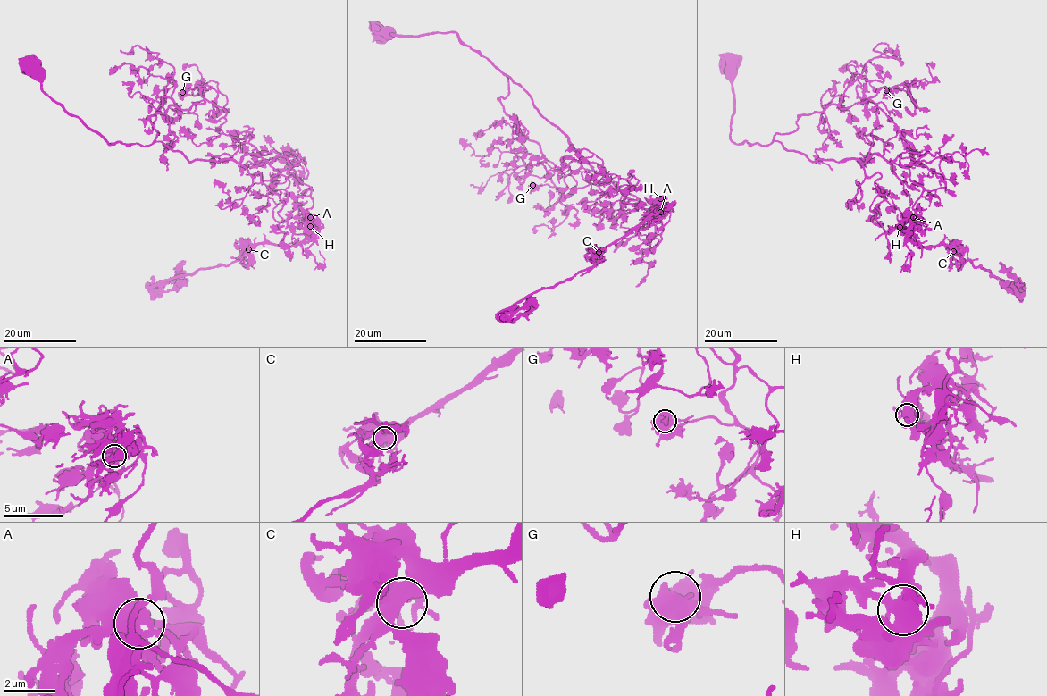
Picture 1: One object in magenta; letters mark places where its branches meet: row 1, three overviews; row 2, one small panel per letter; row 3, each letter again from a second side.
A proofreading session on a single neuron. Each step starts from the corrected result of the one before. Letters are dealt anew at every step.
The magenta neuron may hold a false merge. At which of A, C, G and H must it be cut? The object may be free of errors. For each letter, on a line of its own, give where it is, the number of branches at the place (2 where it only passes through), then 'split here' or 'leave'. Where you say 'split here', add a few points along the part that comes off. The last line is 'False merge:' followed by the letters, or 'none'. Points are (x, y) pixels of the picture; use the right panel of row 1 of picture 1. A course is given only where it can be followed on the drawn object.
A: place (913, 217); branches 4; split here; course (912, 218), (909, 236), (916, 242), (925, 247), (949, 245), (975, 267), (1021, 292), (1017, 280), (1000, 263)
C: place (953, 251); branches 4; leave
G: place (886, 90); branches 4; leave
H: place (900, 227); branches 4; leave
False merge: A

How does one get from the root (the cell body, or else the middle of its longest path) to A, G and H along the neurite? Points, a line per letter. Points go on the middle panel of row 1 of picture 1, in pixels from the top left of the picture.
A: (382, 36), (455, 32), (517, 83), (596, 171), (607, 175), (627, 197), (638, 198), (661, 222), (660, 212)
G: (382, 36), (455, 32), (505, 74), (503, 111), (540, 146), (553, 169), (553, 186), (532, 185)
H: (382, 36), (455, 32), (517, 83), (596, 171), (607, 175), (627, 197), (638, 198), (661, 222), (660, 198)

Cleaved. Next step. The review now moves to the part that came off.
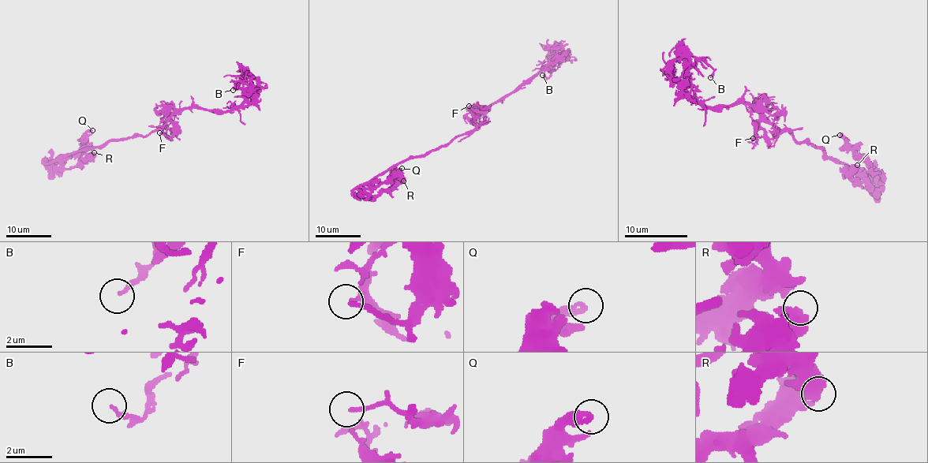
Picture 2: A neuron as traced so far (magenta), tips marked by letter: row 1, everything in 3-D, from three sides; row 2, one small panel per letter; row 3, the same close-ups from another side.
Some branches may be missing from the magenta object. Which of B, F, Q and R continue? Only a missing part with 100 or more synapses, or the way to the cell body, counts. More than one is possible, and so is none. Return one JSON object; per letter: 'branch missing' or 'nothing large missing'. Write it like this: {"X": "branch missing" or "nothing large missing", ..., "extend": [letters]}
{"B": "nothing large missing", "F": "nothing large missing", "Q": "nothing large missing", "R": "nothing large missing", "extend": []}

